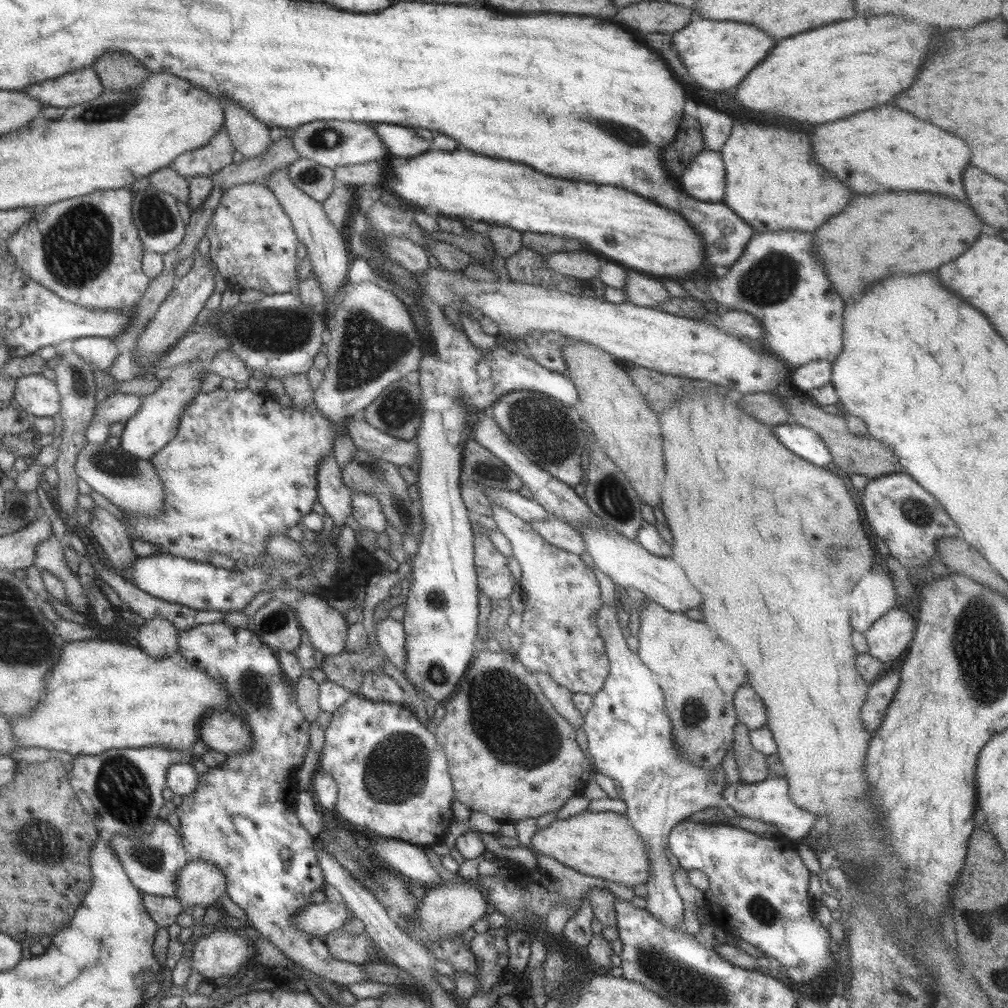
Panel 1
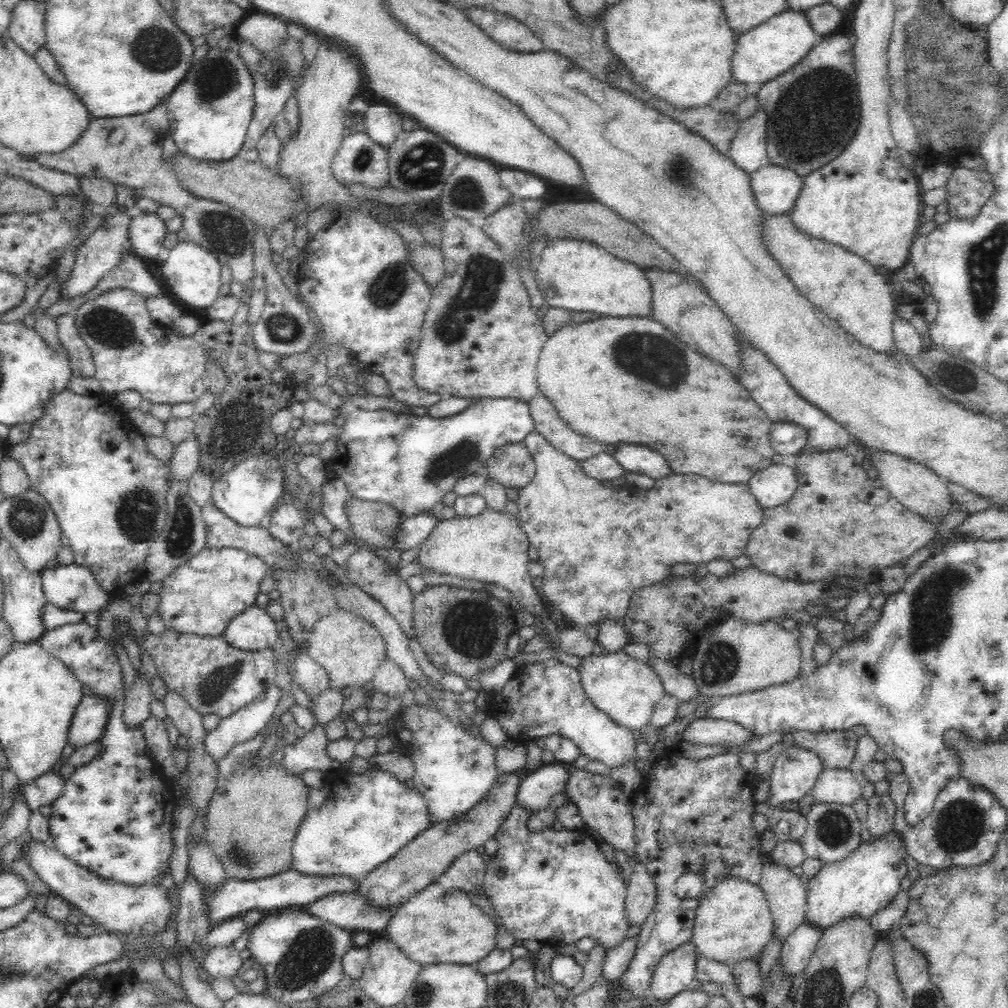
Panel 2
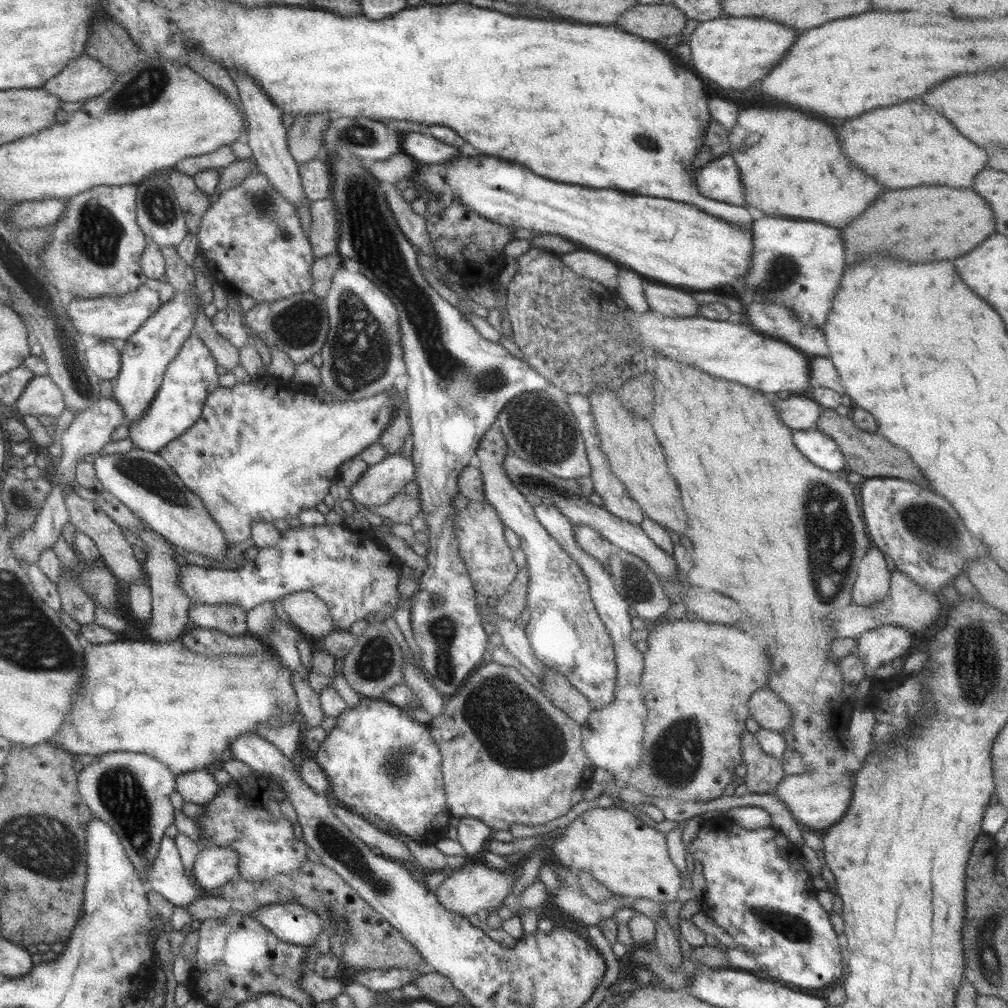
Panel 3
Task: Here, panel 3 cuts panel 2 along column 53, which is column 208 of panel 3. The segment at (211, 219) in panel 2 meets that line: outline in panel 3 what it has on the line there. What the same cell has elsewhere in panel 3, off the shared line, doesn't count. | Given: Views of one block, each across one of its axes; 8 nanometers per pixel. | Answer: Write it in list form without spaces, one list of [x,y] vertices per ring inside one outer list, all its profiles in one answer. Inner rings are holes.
[[[224,144],[224,146],[217,148],[210,154],[183,158],[175,164],[174,168],[176,171],[193,177],[195,174],[204,172],[204,170],[208,169],[222,170],[224,167],[236,161],[236,159],[237,157],[234,155],[234,151],[232,151],[230,144]]]

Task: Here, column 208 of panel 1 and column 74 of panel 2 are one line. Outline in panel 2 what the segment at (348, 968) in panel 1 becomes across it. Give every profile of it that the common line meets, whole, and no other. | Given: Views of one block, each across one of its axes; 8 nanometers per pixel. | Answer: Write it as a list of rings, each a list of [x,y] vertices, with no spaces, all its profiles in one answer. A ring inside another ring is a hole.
[[[85,620],[47,630],[38,642],[46,652],[61,660],[66,668],[74,672],[74,677],[87,692],[111,700],[111,713],[99,738],[101,751],[90,762],[74,770],[70,778],[65,780],[60,796],[50,805],[52,812],[48,822],[52,846],[82,868],[95,872],[100,879],[122,882],[132,887],[154,881],[164,864],[169,862],[172,852],[172,815],[178,798],[175,796],[174,781],[167,780],[160,766],[149,754],[141,728],[132,729],[122,720],[126,693],[118,657],[108,641],[98,633],[97,627],[88,625]]]

